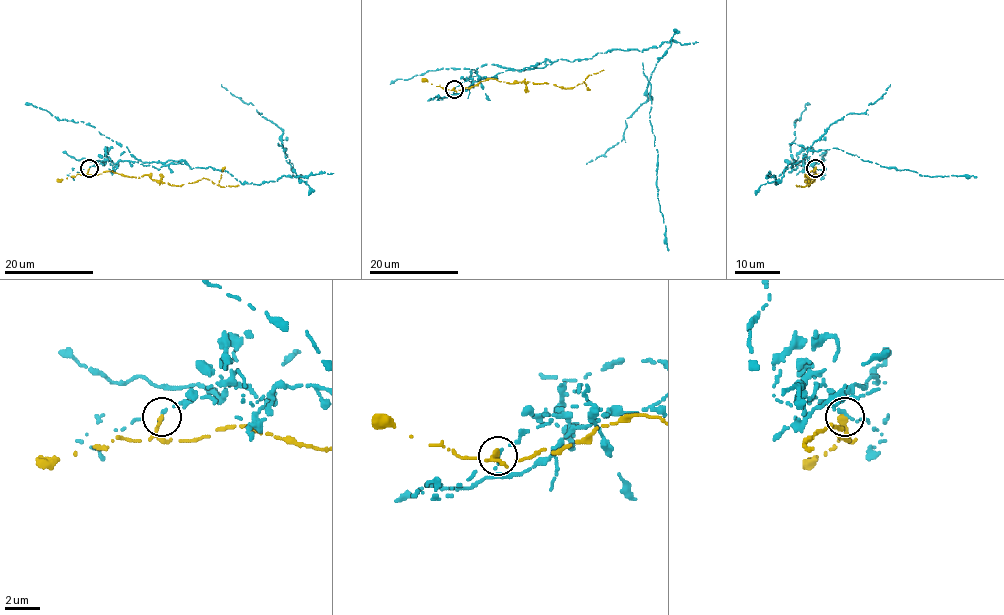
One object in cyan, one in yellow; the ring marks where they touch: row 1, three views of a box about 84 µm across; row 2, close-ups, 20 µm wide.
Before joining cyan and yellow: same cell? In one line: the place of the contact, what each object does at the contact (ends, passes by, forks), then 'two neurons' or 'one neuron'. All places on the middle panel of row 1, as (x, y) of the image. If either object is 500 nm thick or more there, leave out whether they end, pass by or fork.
(454, 89) | cyan ends | yellow ends | two neurons

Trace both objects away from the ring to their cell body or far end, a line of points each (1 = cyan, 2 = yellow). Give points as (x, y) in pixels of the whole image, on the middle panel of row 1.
1: (454, 89), (467, 78), (478, 81), (546, 59), (640, 51), (671, 40), (649, 81), (668, 251)
2: (454, 89), (476, 86), (489, 78), (513, 83), (546, 82), (572, 88), (603, 70)

